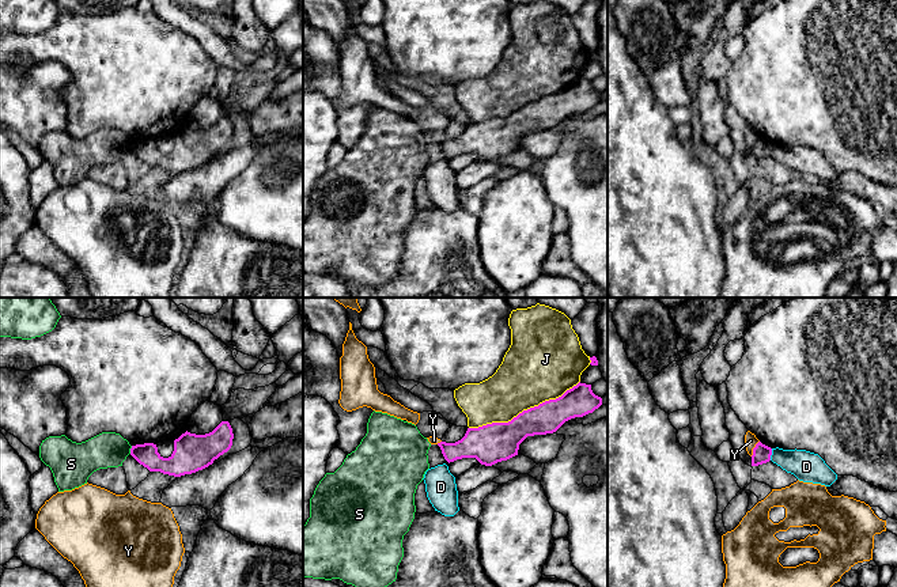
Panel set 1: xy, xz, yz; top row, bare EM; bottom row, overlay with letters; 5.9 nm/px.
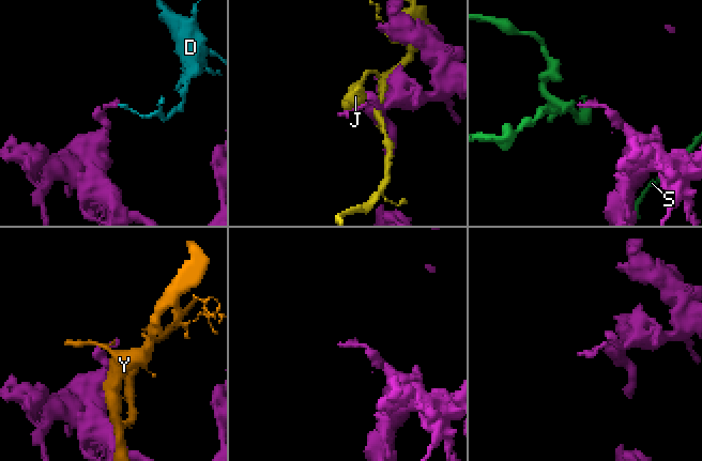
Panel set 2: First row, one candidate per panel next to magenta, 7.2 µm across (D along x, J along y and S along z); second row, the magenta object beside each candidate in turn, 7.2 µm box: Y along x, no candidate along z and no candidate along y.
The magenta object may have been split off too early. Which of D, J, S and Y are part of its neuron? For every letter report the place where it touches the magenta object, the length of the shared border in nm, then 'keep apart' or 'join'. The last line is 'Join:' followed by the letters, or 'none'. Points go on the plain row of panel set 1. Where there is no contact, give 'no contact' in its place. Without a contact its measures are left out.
D: contact yz (771, 150); length 70 nm; keep apart
J: contact xz (523, 106); length 700 nm; keep apart
S: contact xy (131, 146); length 50 nm; keep apart
Y: contact yz (753, 144); length 110 nm; keep apart
Join: none

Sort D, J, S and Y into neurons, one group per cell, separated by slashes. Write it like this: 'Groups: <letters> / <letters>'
Groups: D / J / S / Y

